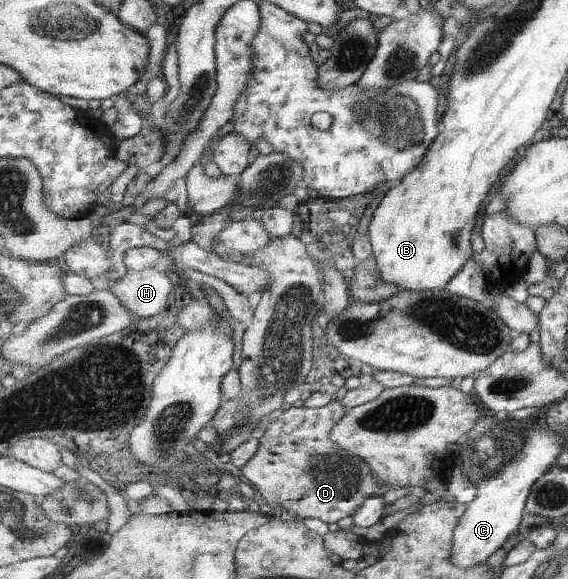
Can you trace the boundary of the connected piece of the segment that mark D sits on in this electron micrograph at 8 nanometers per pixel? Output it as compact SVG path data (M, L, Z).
M335 398L324 407L310 408L304 404L277 413L265 426L265 434L259 439L260 448L256 456L240 468L241 473L266 501L270 504L277 502L298 519L318 518L327 524L334 524L342 518L351 517L378 490L379 484L368 462L358 456L351 456L336 441L332 441L332 430L348 411L342 401Z

